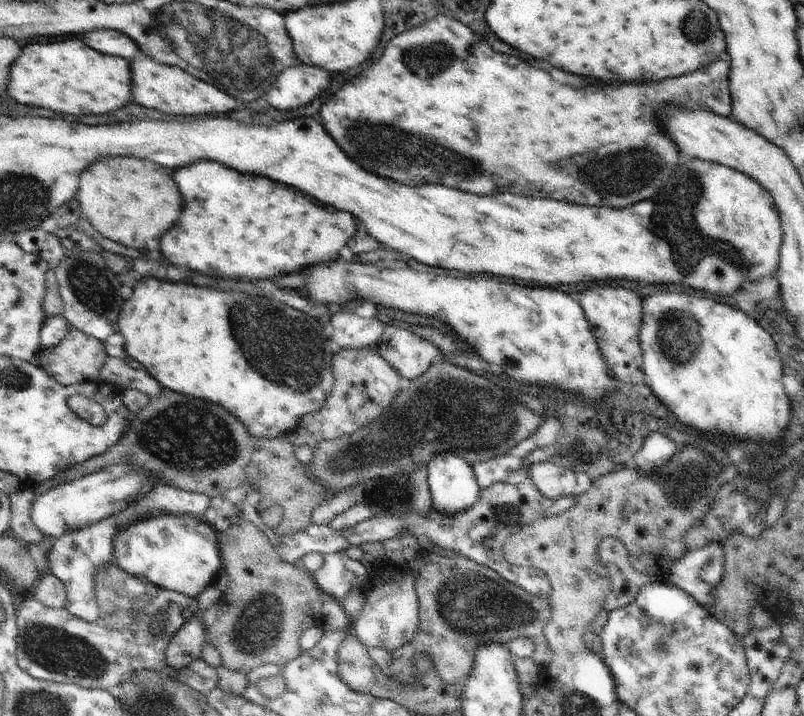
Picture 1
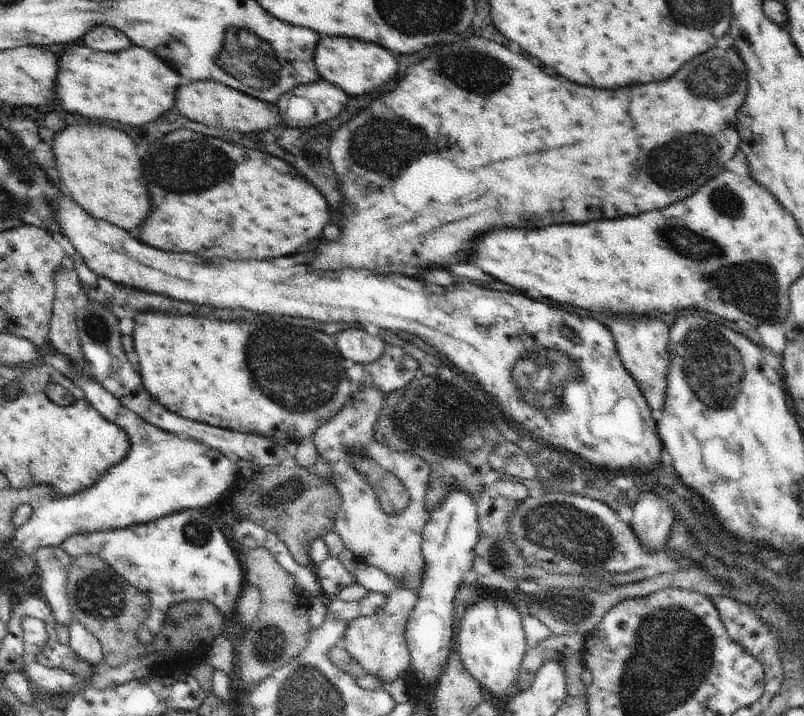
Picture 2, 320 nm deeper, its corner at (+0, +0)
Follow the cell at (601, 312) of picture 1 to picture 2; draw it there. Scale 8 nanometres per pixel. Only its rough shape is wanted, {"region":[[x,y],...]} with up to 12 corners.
{"region":[[618,316],[610,330],[652,412],[667,399],[671,332]]}

